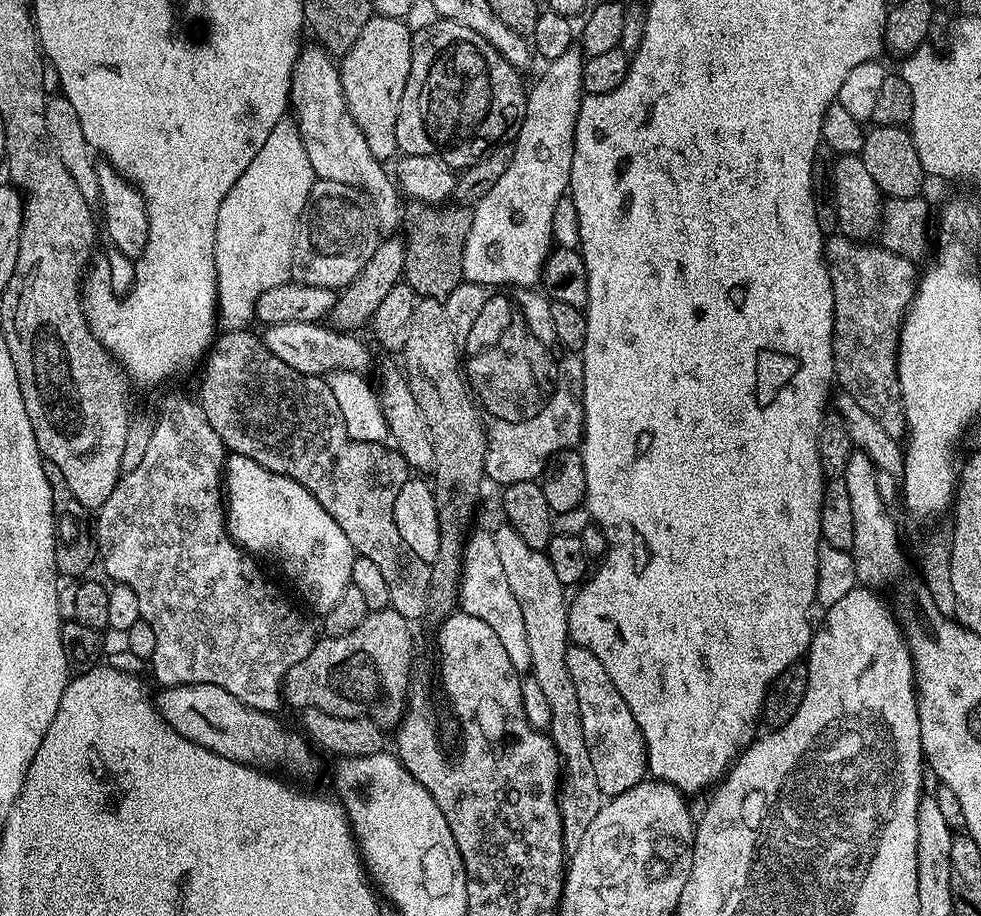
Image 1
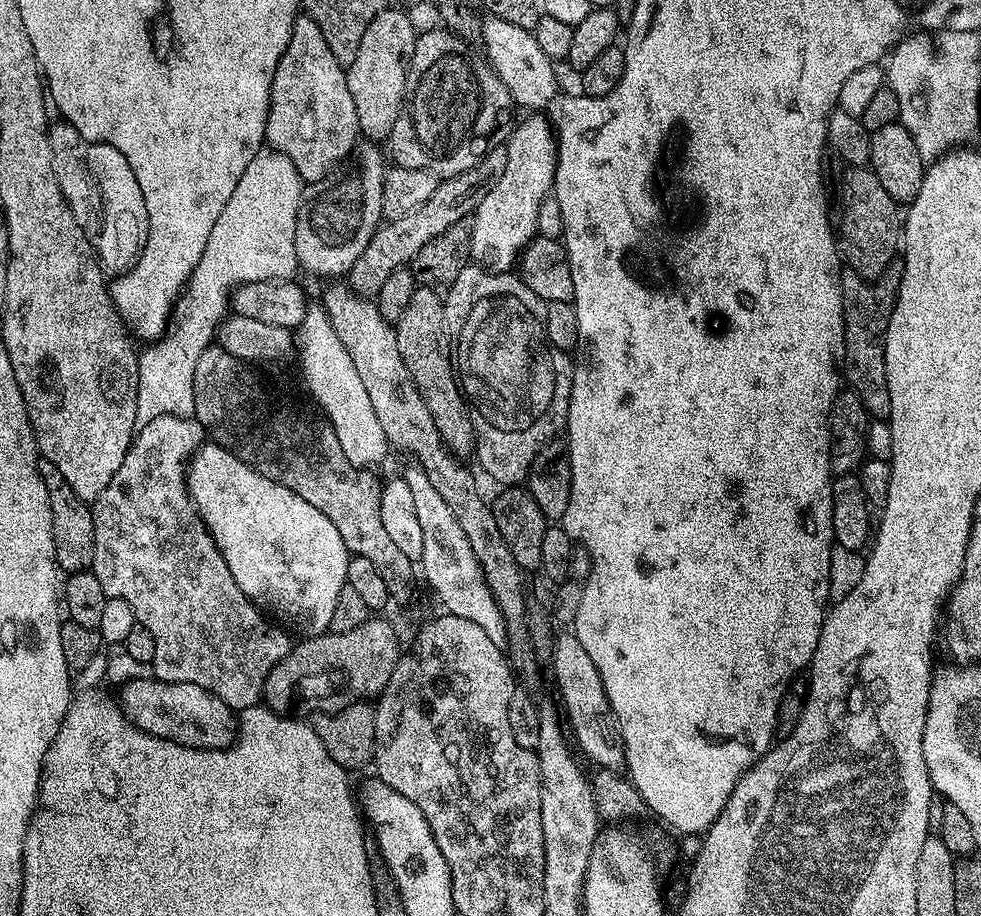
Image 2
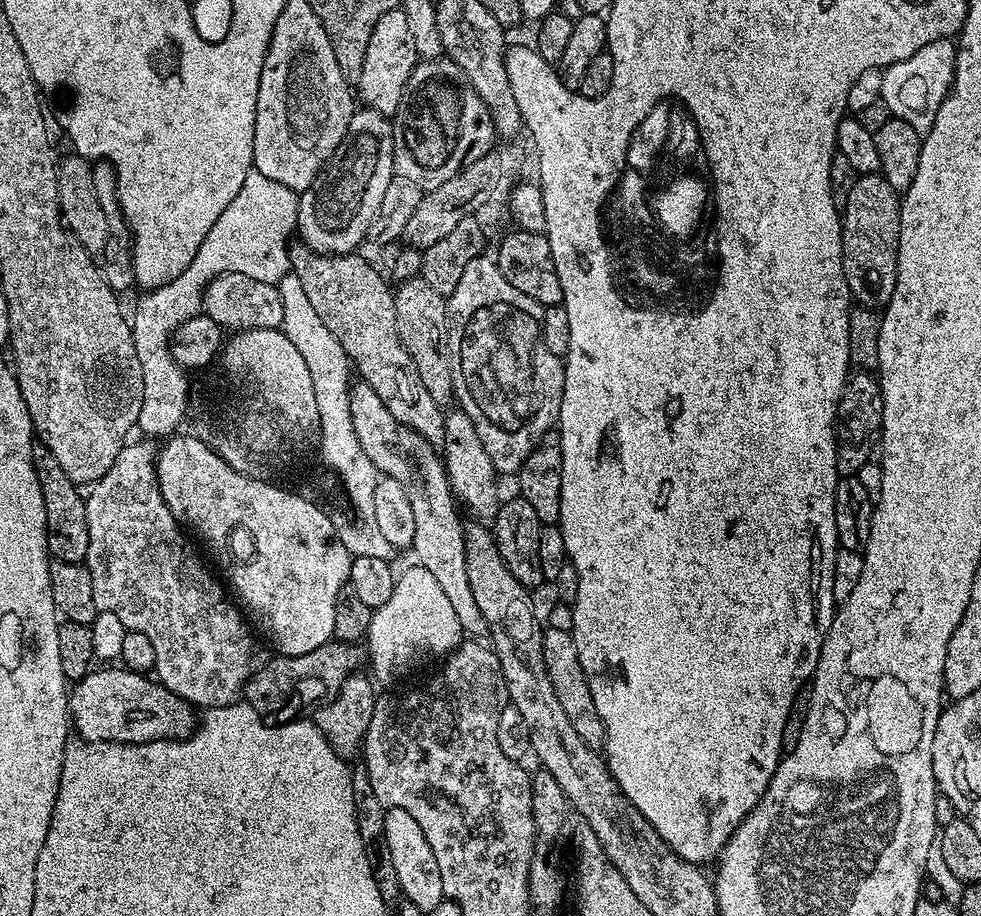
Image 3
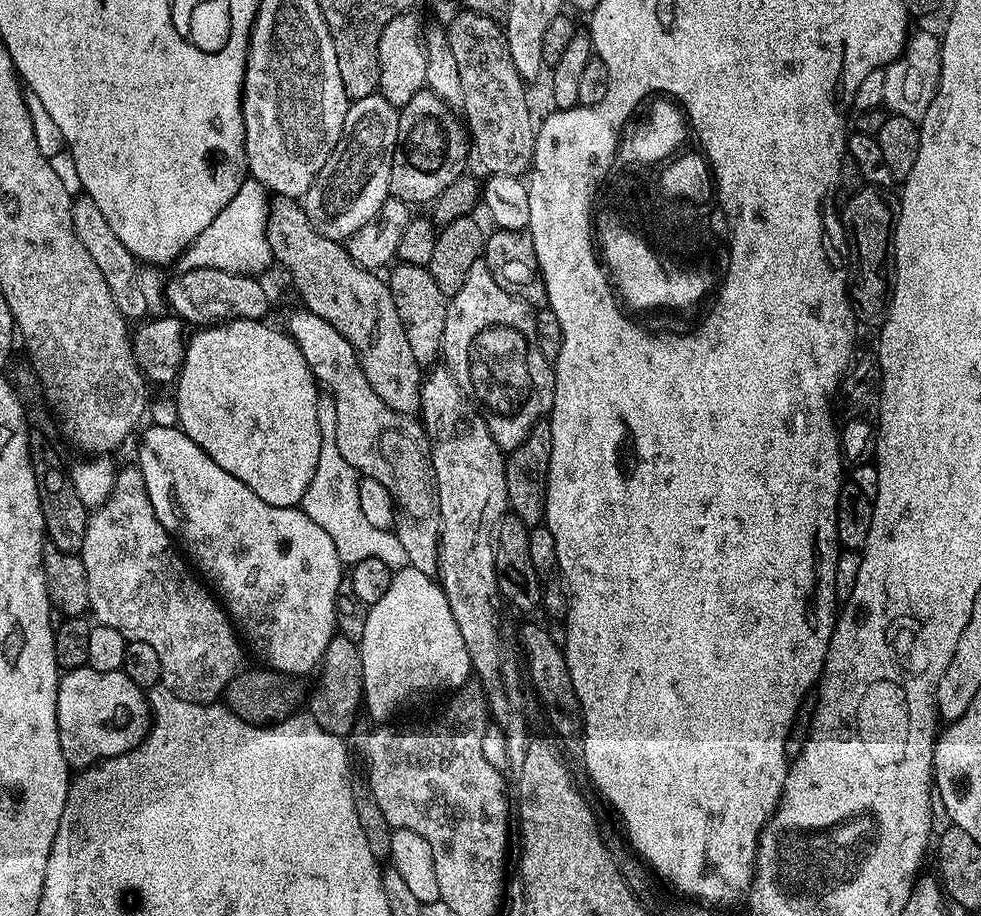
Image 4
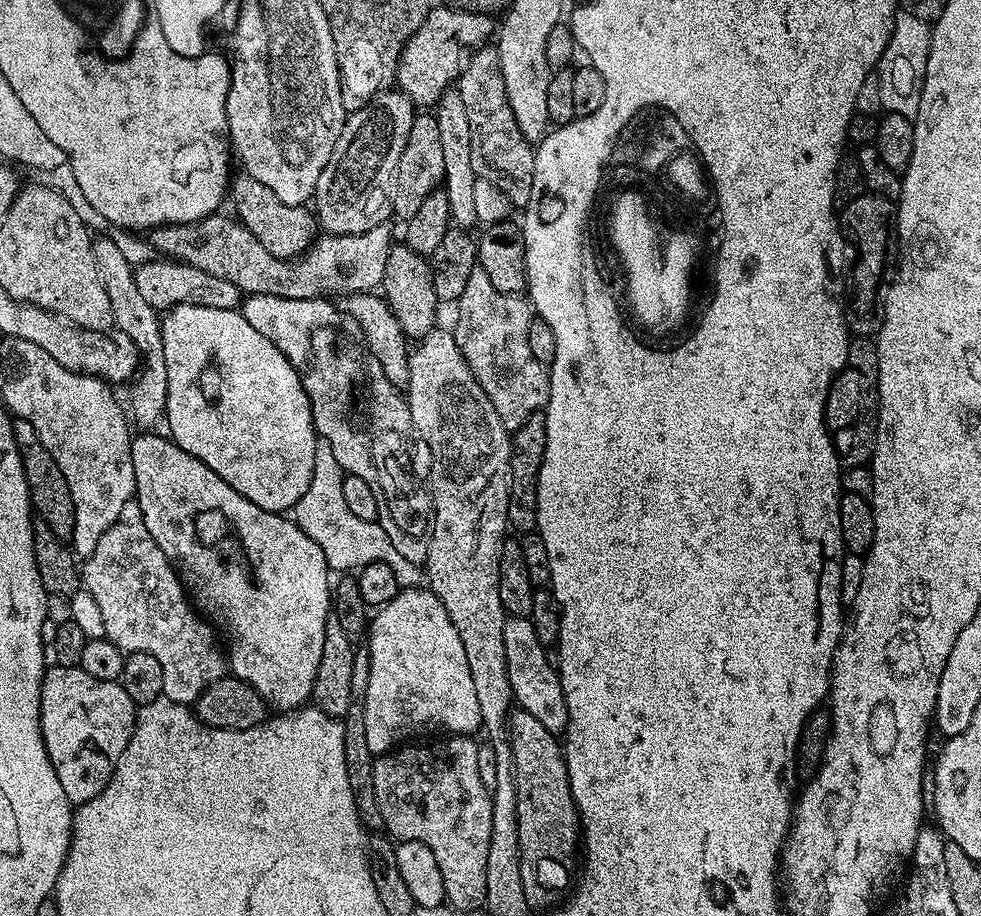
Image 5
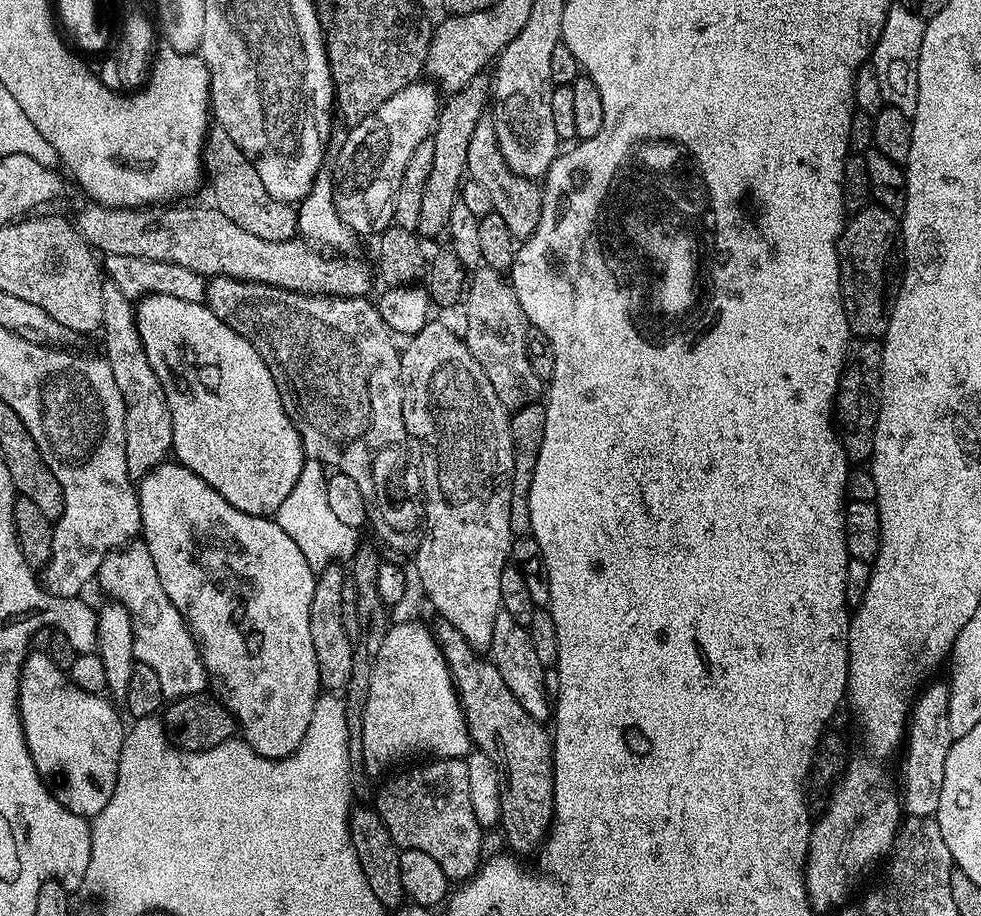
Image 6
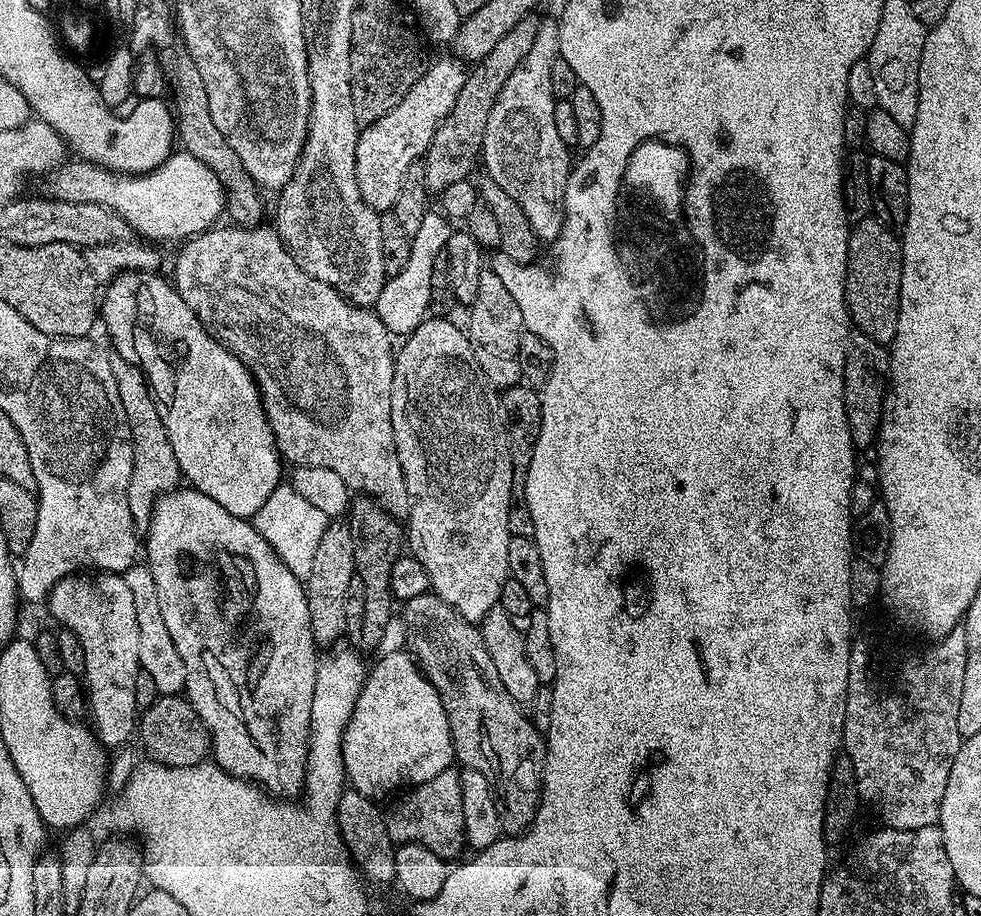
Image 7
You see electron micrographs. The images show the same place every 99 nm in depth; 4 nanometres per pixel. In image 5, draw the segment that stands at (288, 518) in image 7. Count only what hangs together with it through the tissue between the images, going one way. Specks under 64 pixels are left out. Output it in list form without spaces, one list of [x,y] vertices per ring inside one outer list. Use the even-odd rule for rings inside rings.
[[[322,438],[316,441],[314,454],[314,478],[302,494],[302,498],[295,506],[294,519],[296,525],[304,531],[322,550],[329,566],[334,565],[335,571],[340,574],[352,574],[367,566],[368,562],[389,562],[387,551],[372,552],[364,556],[364,544],[360,540],[344,540],[352,527],[361,523],[355,514],[350,514],[350,506],[346,506],[346,498],[342,498],[342,482],[345,471],[338,466],[338,458],[334,458],[334,450],[330,450],[330,442]]]

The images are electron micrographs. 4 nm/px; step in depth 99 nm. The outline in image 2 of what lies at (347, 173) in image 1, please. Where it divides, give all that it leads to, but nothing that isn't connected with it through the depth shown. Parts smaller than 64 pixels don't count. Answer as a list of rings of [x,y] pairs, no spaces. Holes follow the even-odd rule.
[[[307,14],[297,15],[290,42],[274,72],[264,135],[267,143],[275,151],[286,154],[286,158],[294,162],[301,180],[305,182],[323,180],[329,175],[330,167],[328,168],[324,159],[332,160],[335,156],[347,157],[356,147],[361,135],[358,110],[354,110],[354,98],[350,98],[345,65],[340,64],[338,58],[334,58],[334,54],[330,54],[330,46],[326,46],[326,38],[322,38],[318,22],[311,20]]]

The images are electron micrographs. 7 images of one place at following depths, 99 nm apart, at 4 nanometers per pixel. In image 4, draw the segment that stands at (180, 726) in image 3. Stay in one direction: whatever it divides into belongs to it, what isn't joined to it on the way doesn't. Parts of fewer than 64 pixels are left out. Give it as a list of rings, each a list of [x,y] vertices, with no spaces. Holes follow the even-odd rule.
[[[87,666],[65,671],[58,686],[58,742],[66,758],[69,769],[87,770],[101,758],[117,756],[129,752],[143,742],[152,727],[152,713],[145,689],[138,687],[123,670],[118,672],[99,672]]]

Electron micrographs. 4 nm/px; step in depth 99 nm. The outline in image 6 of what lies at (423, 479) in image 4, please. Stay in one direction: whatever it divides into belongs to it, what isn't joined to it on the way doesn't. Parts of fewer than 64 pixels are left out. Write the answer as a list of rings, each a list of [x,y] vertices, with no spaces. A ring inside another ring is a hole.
[[[213,276],[206,284],[208,309],[218,318],[222,318],[222,322],[230,325],[235,332],[246,337],[256,347],[258,354],[266,362],[266,366],[278,386],[278,394],[282,398],[282,406],[286,410],[288,417],[292,419],[292,424],[300,435],[305,457],[310,460],[317,460],[319,464],[323,464],[329,469],[346,474],[346,478],[354,478],[354,482],[358,482],[358,490],[362,490],[362,498],[366,502],[370,528],[373,528],[394,551],[412,554],[420,546],[422,521],[425,519],[425,515],[420,474],[414,467],[413,461],[412,464],[408,461],[410,437],[406,430],[404,415],[402,414],[404,391],[400,381],[401,349],[398,347],[398,344],[396,348],[395,342],[397,343],[397,341],[394,339],[394,333],[386,326],[386,322],[382,322],[382,314],[379,307],[373,301],[371,304],[370,301],[371,299],[363,296],[305,296],[298,292],[287,292],[281,288],[271,288],[265,284],[255,284],[249,280],[235,280],[229,276]]]

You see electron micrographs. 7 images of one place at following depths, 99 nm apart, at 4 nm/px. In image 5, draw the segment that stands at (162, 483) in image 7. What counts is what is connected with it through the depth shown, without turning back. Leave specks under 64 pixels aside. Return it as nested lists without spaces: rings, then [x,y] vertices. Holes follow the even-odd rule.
[[[93,239],[92,253],[94,254],[94,266],[102,278],[102,286],[106,286],[106,298],[110,298],[112,307],[112,319],[115,327],[132,339],[134,346],[142,357],[142,367],[131,385],[132,393],[126,399],[130,409],[131,419],[135,427],[140,430],[152,430],[156,423],[165,419],[166,398],[168,397],[168,379],[166,378],[166,362],[162,354],[162,338],[160,337],[161,317],[153,309],[146,299],[142,298],[141,291],[135,282],[134,266],[122,254],[109,251],[110,244],[107,239]]]

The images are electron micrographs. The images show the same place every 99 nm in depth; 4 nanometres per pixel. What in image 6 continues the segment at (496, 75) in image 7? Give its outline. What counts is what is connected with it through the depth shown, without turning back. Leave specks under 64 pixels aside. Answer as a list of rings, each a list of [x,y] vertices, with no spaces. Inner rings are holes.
[[[481,74],[470,78],[462,90],[451,93],[443,101],[436,118],[436,127],[430,137],[434,142],[434,166],[430,166],[430,178],[426,178],[426,191],[422,194],[422,206],[418,213],[416,232],[421,237],[436,236],[447,229],[450,222],[450,210],[458,202],[461,184],[466,179],[468,163],[466,150],[470,150],[470,137],[474,134],[474,126],[486,114],[490,104],[490,80]]]

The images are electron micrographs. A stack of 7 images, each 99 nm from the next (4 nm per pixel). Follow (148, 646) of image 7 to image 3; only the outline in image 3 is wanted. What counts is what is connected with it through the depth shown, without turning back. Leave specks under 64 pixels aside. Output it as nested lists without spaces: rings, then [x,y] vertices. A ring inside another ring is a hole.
[[[139,439],[125,443],[118,458],[114,458],[114,466],[91,485],[84,501],[86,526],[90,530],[86,563],[90,582],[94,582],[94,606],[97,612],[118,614],[130,632],[146,634],[146,638],[150,638],[156,659],[155,679],[174,694],[200,710],[235,704],[241,699],[248,679],[266,662],[265,645],[254,635],[249,621],[230,599],[225,585],[212,577],[213,569],[200,561],[191,542],[183,536],[181,525],[177,524],[162,498],[156,477],[157,445],[151,439]]]

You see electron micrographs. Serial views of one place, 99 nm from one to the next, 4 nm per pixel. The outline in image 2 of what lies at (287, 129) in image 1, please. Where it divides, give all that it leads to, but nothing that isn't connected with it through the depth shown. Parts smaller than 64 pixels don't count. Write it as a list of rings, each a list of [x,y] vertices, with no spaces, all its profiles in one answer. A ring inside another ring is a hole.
[[[261,151],[250,166],[246,166],[242,178],[238,178],[238,186],[234,186],[234,194],[230,194],[230,202],[226,202],[222,214],[218,214],[218,222],[214,222],[214,230],[210,230],[210,242],[206,242],[206,250],[202,250],[198,266],[192,271],[192,277],[174,305],[174,326],[169,327],[159,340],[149,343],[145,352],[143,349],[139,353],[137,421],[154,422],[154,418],[162,418],[163,415],[195,417],[194,366],[198,366],[202,350],[213,343],[217,328],[229,315],[230,297],[234,290],[246,282],[291,280],[297,275],[294,234],[300,196],[305,187],[305,181],[301,180],[294,162],[290,162],[290,158],[281,152]]]

